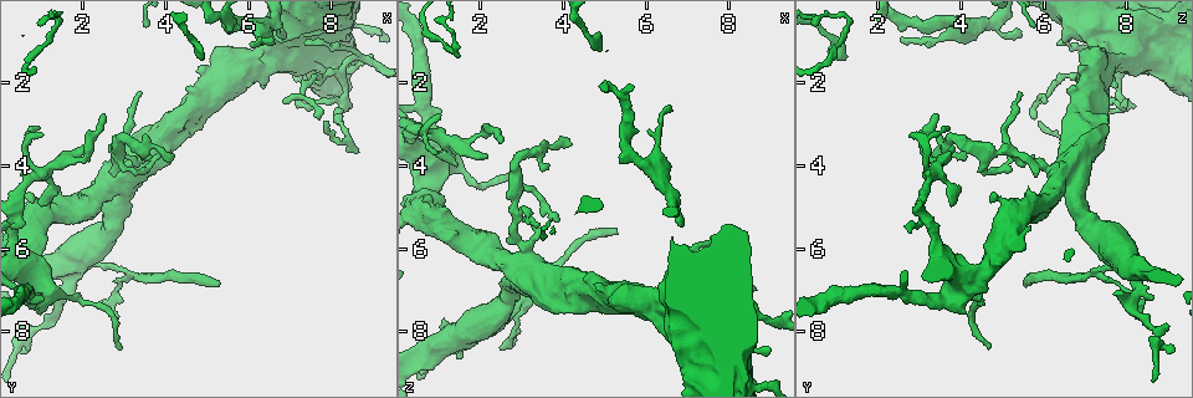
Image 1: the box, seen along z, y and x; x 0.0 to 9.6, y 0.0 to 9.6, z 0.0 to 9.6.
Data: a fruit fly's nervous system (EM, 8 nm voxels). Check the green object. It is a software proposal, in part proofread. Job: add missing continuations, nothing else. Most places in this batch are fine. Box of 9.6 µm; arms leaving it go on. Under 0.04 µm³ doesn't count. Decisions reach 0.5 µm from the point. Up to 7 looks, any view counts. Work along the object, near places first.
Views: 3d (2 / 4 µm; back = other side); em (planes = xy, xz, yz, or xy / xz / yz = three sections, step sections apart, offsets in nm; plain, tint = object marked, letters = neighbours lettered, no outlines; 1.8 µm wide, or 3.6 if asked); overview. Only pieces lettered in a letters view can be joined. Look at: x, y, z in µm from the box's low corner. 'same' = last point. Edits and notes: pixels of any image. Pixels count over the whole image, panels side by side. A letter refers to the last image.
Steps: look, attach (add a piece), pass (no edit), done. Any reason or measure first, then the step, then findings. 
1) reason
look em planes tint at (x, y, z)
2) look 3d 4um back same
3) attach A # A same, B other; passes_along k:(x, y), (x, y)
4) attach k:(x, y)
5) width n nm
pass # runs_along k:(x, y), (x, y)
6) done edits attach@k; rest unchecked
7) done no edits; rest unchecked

branch stops here
look em yz step 4 letters at (2.45, 2.70, 3.40)

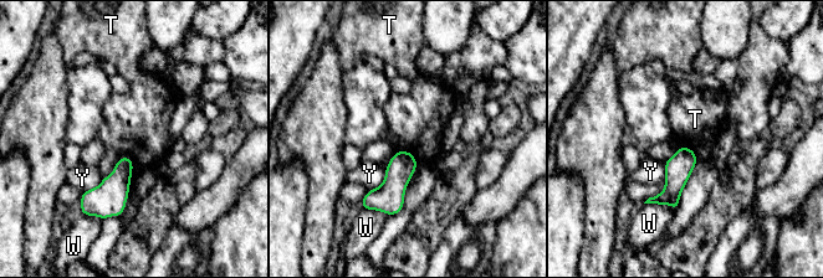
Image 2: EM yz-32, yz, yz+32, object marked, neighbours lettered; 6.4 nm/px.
another direction
look em planes letters same

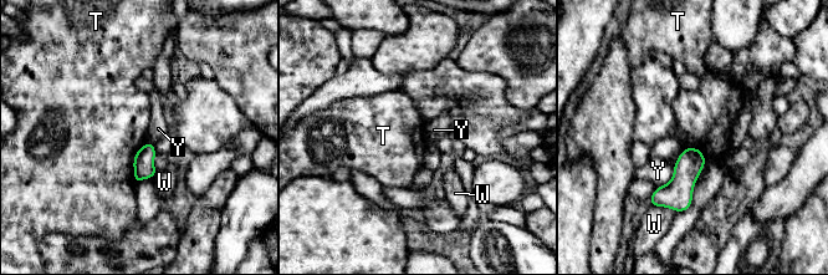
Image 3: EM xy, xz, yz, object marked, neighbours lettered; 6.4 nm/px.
pass # T other, W other, Y other; border 3:(706, 159), (686, 147), (673, 166); no lettered piece goes on from it

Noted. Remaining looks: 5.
look 3d 2um at (6.85, 0.75, 5.45)

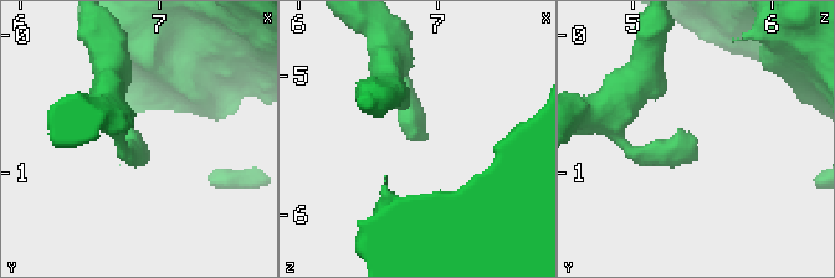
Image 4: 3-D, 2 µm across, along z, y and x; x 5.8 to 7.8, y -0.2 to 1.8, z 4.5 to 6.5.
now the EM
look em planes letters at (6.84, 0.76, 5.44)

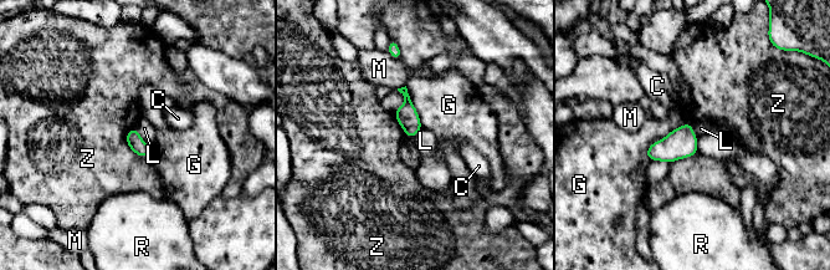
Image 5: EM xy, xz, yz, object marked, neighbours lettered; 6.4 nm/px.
longest_contact G 340 nm
pass # C other, G other, L other, M other, R other, Z other; no lettered piece goes on from it

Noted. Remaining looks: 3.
tapers out
look em xz step 8 tint at (5.25, 6.80, 5.60)

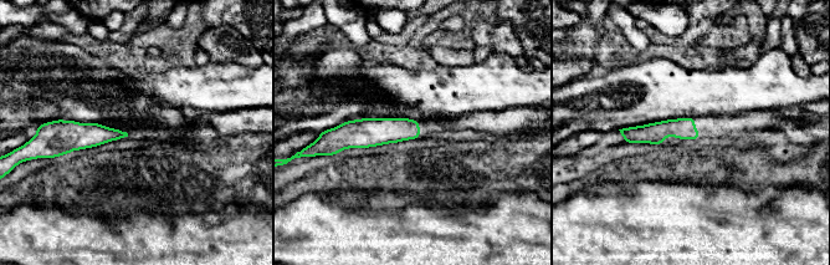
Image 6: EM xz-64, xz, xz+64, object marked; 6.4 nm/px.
cut it another way
look em planes letters same

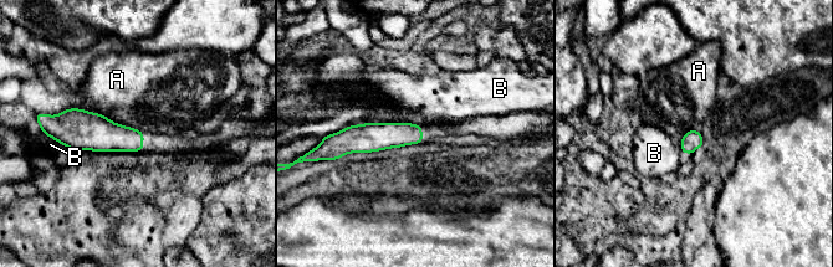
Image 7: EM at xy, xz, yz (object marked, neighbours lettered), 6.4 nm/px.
width 130 nm
pass # A other, B other; border 7:(363, 122), (349, 124), (330, 134); none of them fits

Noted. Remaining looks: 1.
done no edits; rest unchecked

